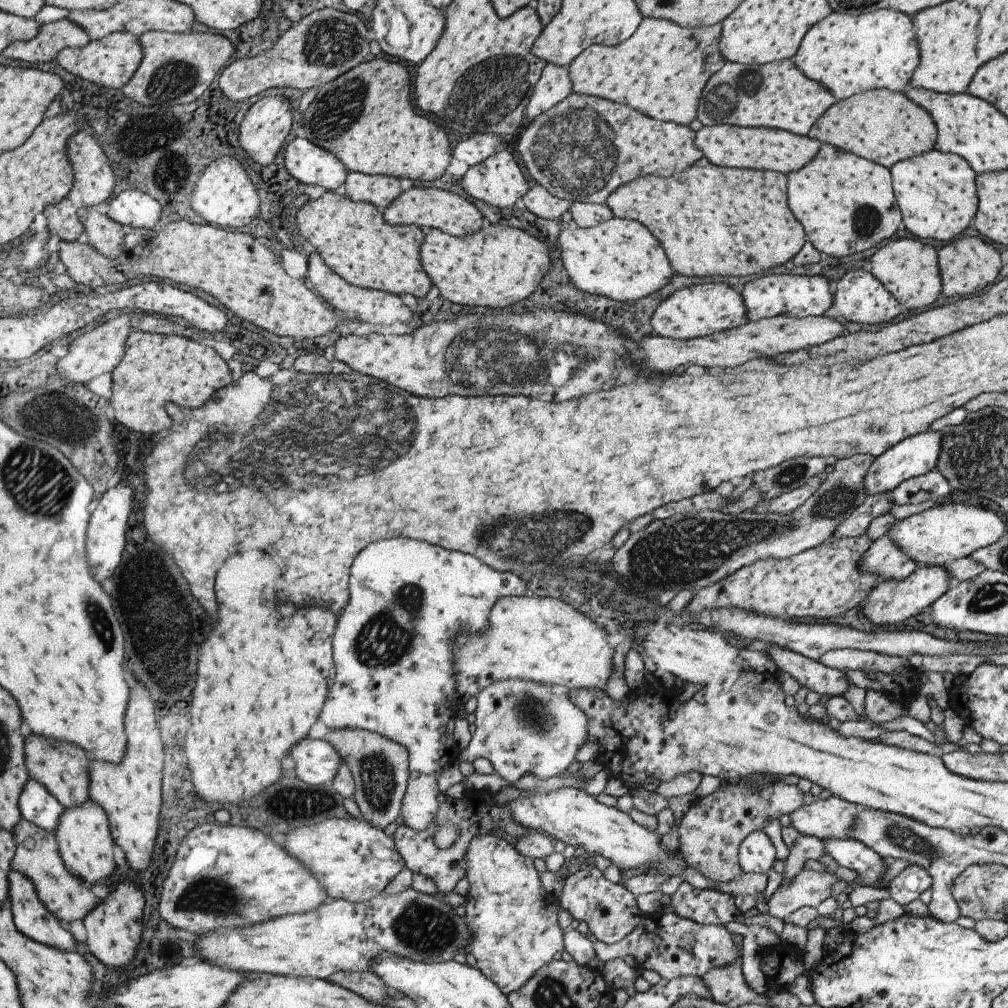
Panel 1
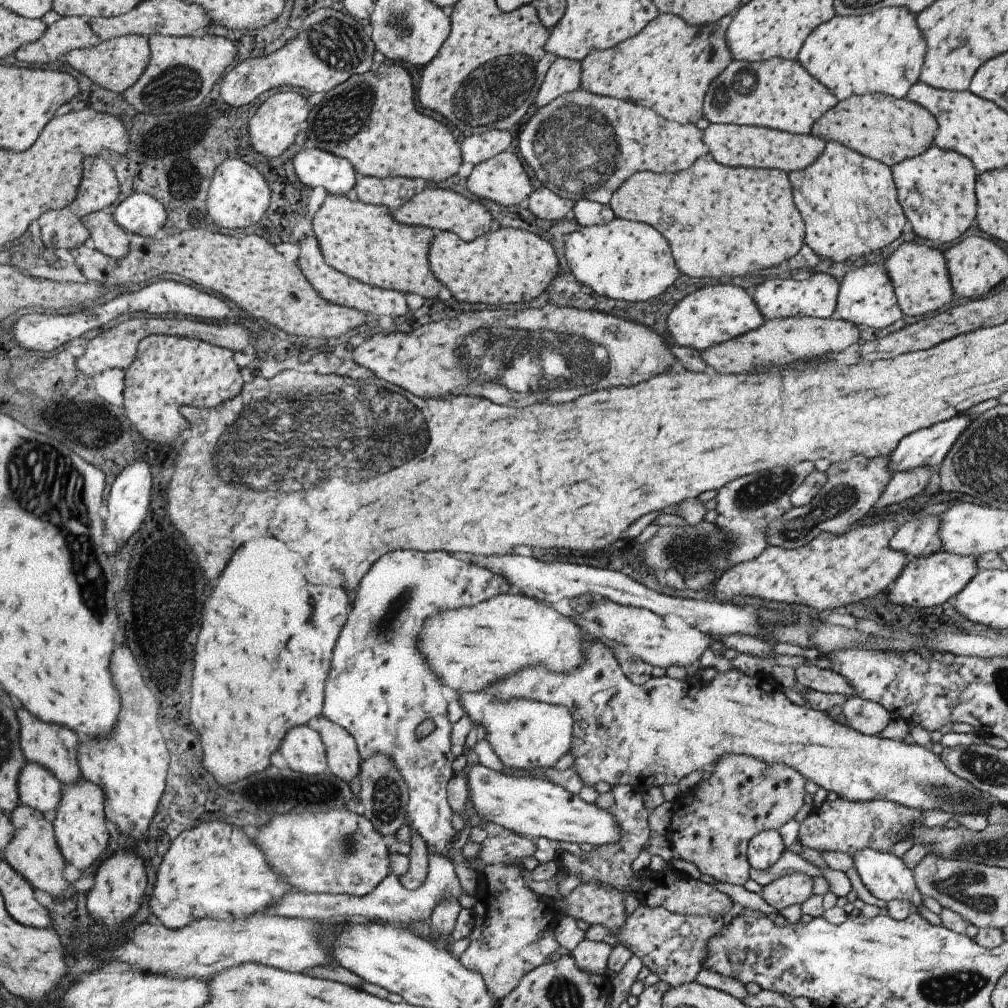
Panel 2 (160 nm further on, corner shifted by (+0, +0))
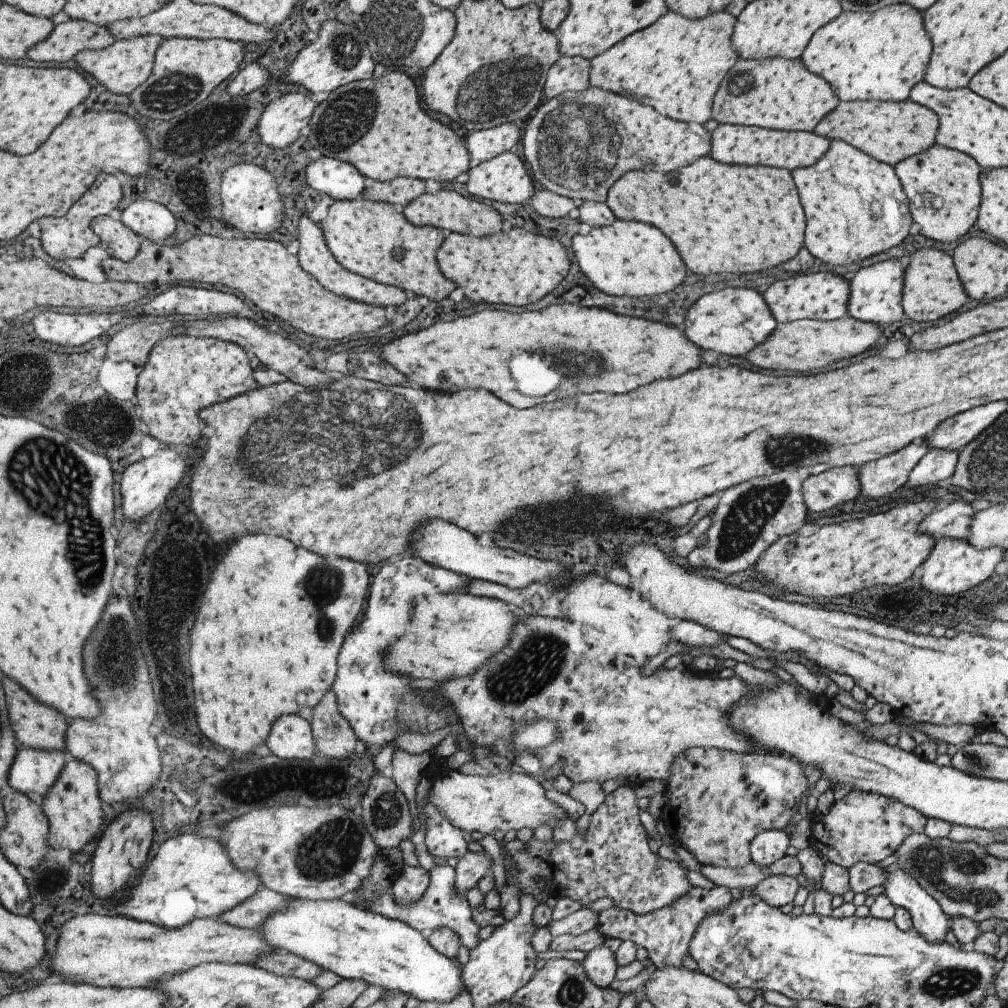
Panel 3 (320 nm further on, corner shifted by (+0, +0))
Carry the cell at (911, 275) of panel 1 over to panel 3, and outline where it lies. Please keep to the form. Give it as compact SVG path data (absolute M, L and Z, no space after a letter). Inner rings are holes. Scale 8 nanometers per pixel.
M930 248L915 251L903 262L905 268L901 306L907 318L911 318L915 322L933 322L937 318L943 318L949 312L959 312L961 306L969 301L956 273L951 255Z

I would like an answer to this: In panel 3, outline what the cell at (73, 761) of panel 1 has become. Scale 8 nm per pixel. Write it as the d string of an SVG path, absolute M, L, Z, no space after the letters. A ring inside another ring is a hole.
M3 678L3 682L5 682L5 692L7 692L11 726L20 746L47 750L59 749L67 752L66 730L68 729L69 718L61 714L60 710L33 698L33 695L29 694L23 686L19 686L15 680Z

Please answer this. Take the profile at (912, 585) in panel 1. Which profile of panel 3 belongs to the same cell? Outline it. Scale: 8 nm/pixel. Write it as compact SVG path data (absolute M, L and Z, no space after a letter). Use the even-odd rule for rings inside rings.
M941 537L935 540L934 547L929 556L920 564L917 573L925 590L951 596L951 594L969 590L993 575L993 568L1002 560L1004 552L1005 549L1001 547L978 549L964 540Z

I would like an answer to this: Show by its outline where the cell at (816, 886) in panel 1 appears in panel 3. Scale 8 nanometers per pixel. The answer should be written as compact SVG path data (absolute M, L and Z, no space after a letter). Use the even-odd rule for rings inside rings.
M767 875L760 879L753 887L752 892L769 906L778 908L793 900L798 886L799 883L795 877Z

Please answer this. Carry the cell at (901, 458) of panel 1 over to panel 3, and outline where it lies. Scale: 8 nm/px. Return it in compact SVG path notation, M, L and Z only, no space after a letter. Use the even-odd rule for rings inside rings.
M991 402L985 406L971 408L963 414L947 418L925 442L931 449L958 450L981 434L992 422L995 422L1007 410L1007 402Z

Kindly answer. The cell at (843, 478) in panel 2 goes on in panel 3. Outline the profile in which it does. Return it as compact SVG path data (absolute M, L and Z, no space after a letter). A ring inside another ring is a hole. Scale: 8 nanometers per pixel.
M911 442L895 454L883 456L858 468L860 497L863 499L881 498L897 488L905 486L910 470L923 458L930 446L923 442Z

